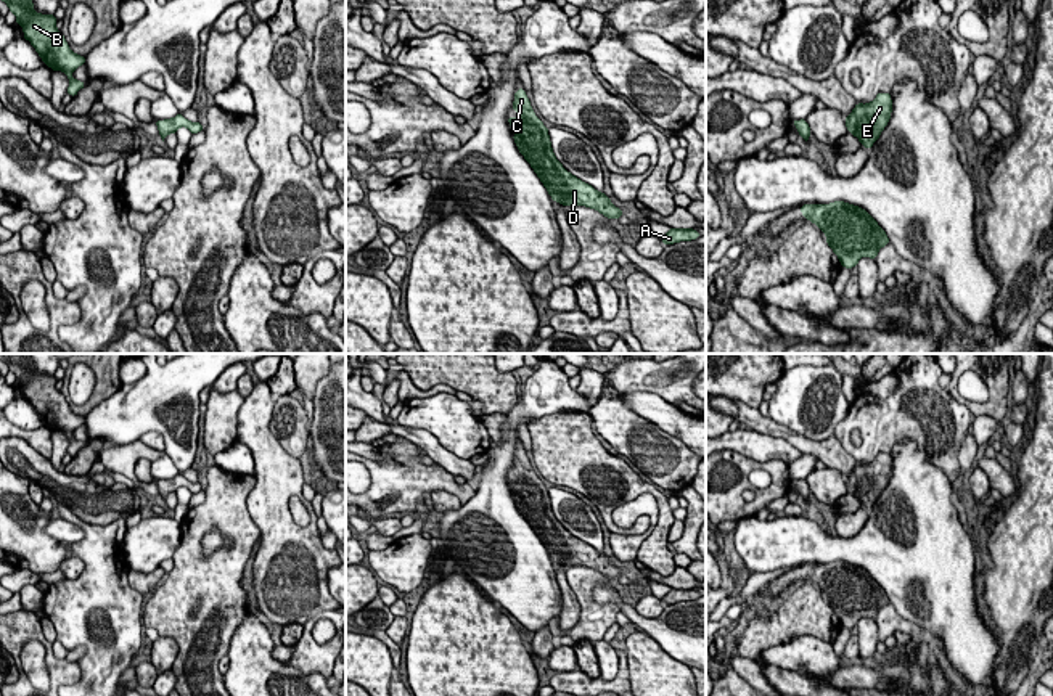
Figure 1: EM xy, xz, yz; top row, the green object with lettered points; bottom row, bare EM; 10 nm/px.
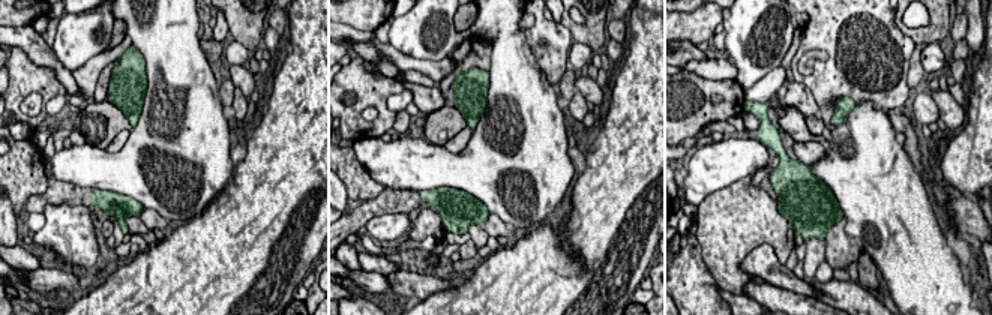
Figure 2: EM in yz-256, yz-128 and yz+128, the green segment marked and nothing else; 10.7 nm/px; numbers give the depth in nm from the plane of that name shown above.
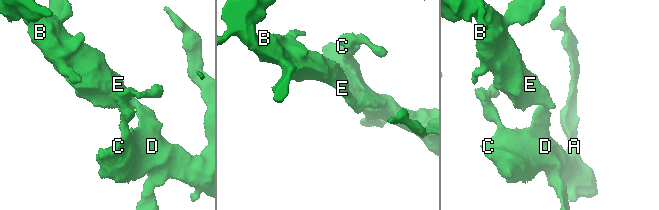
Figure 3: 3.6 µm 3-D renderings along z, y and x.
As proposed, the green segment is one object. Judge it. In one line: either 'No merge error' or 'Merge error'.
No merge error

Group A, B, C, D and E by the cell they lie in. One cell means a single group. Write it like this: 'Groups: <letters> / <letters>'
Groups: A B C D E

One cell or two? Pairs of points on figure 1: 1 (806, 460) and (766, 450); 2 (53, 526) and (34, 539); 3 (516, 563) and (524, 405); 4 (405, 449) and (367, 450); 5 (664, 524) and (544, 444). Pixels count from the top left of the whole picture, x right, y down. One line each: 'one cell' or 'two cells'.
1: two cells
2: two cells
3: one cell
4: two cells
5: one cell

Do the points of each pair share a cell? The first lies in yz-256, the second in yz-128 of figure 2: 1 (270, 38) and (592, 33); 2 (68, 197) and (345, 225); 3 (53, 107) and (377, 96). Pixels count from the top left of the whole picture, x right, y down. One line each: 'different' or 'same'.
1: different
2: same
3: different

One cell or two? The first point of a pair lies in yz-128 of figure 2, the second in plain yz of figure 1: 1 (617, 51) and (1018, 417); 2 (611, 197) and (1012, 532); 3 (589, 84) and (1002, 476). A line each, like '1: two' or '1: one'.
1: two
2: one
3: one

